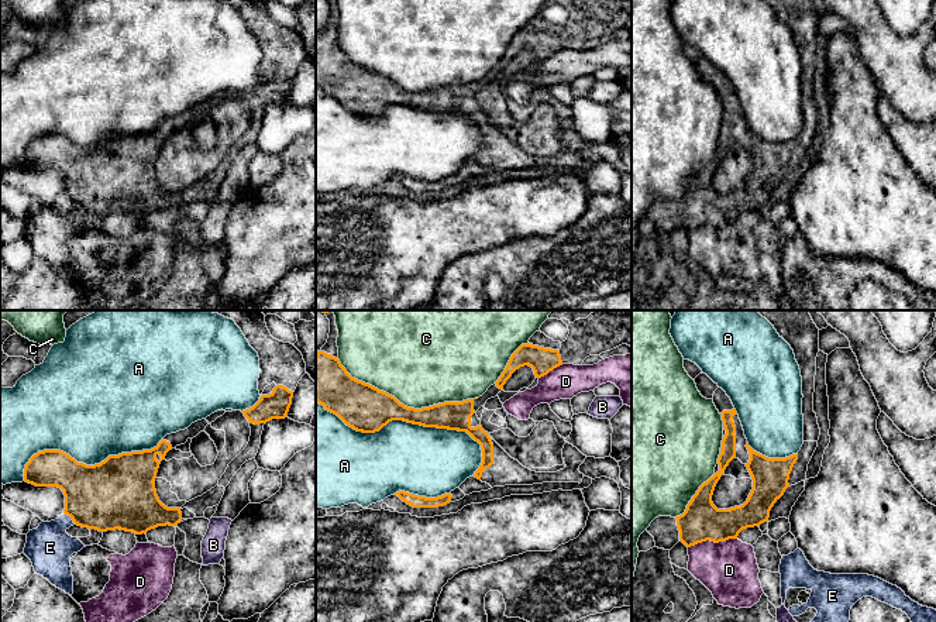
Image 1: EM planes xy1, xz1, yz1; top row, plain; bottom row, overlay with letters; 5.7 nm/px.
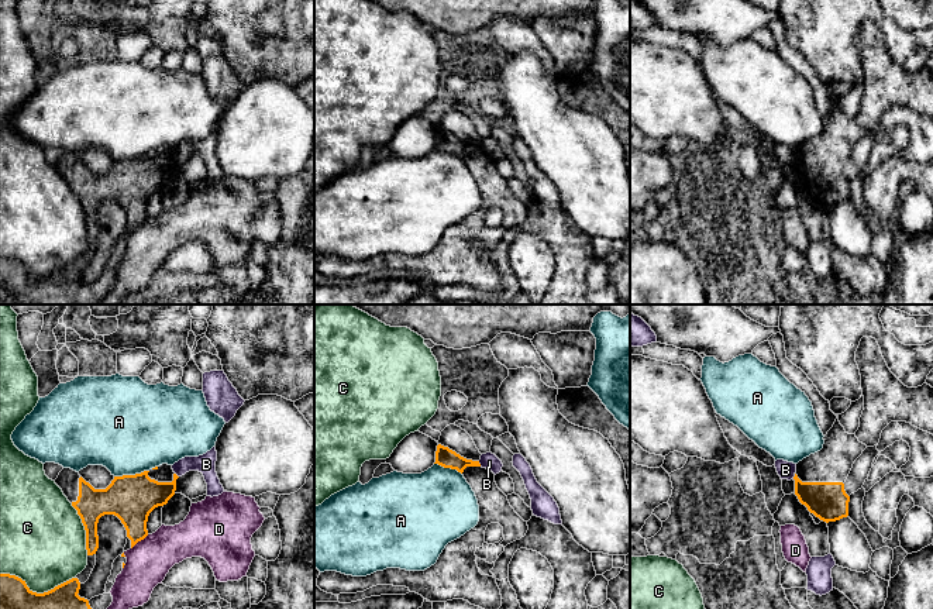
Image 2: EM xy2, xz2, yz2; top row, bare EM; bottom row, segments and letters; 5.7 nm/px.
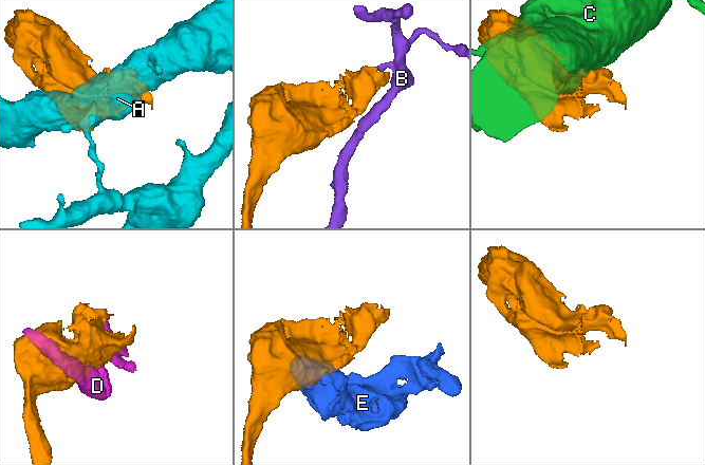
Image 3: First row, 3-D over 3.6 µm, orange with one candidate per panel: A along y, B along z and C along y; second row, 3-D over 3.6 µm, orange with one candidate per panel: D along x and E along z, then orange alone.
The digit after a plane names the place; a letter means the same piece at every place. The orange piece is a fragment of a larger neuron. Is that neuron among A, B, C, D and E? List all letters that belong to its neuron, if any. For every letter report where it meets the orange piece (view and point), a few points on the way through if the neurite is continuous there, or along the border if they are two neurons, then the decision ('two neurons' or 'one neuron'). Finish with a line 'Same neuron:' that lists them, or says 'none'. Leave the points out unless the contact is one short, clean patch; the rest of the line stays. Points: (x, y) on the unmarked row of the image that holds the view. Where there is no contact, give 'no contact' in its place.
A: xz1 (408, 106) | two neurons
B: xz2 (479, 148) | along xz2 (478, 145), (481, 150) | two neurons
C: xz1 (406, 90) | two neurons
D: yz1 (712, 224) | two neurons
E: xy1 (71, 200) | along xy1 (64, 196), (75, 208) | two neurons
Same neuron: none

